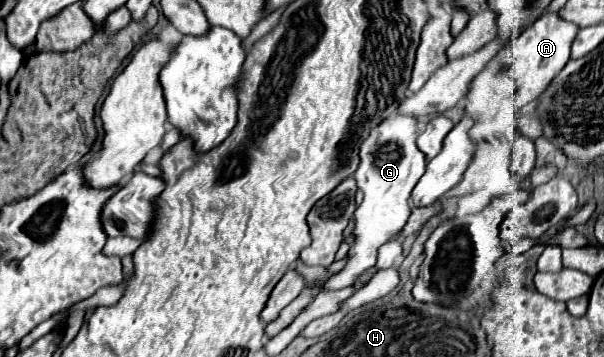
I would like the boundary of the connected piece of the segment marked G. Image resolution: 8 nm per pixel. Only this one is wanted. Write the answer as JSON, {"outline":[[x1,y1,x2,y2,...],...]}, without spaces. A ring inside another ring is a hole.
{"outline":[[395,113,375,125,367,139,361,143,361,163,355,171,357,187,363,191,363,203,355,211,355,245,349,249,349,263,341,273,333,275,327,283,329,289,343,289,353,285,355,279,369,267,375,265,377,249,393,239,409,219,409,195,417,185,419,177,425,173,427,159,417,147,417,121,415,117]]}

